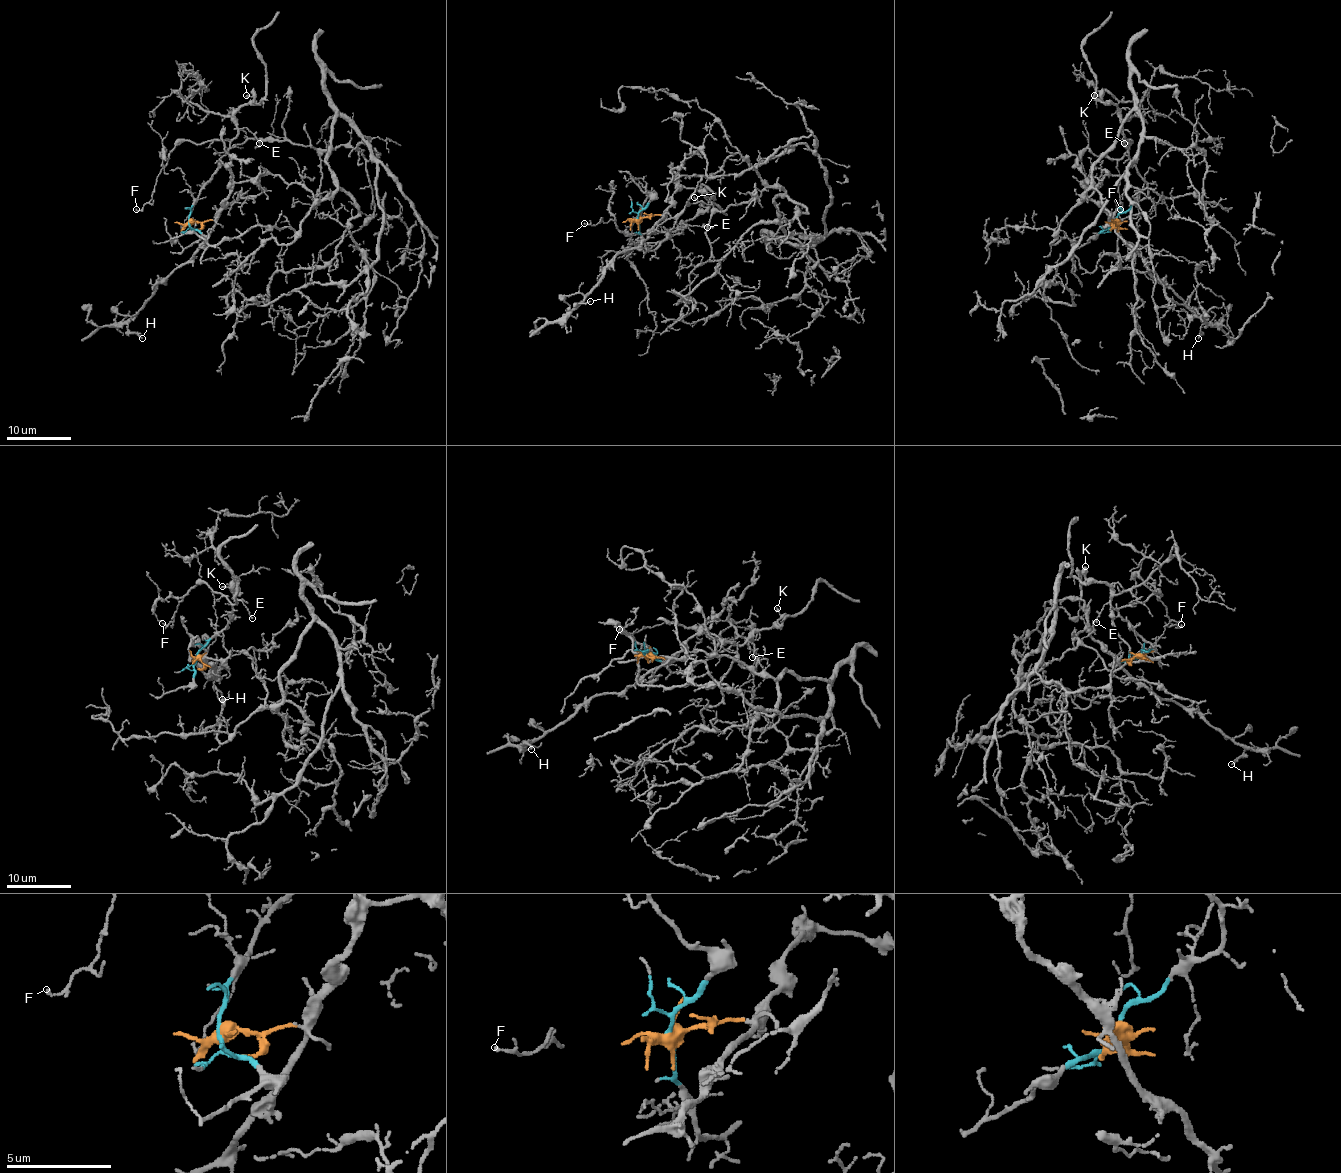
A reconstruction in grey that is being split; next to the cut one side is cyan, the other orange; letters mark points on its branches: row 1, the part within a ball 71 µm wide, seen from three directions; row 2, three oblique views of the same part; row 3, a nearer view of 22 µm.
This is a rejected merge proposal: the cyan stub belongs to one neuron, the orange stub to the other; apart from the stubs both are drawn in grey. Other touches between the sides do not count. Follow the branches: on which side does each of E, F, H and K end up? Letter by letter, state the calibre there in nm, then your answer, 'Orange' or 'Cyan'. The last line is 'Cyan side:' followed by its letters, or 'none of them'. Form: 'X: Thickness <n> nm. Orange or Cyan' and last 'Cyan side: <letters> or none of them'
E: Thickness 110 nm. Cyan
F: Thickness 90 nm. Cyan
H: Thickness 130 nm. Orange
K: Thickness 170 nm. Cyan
Cyan side: E, F, K

